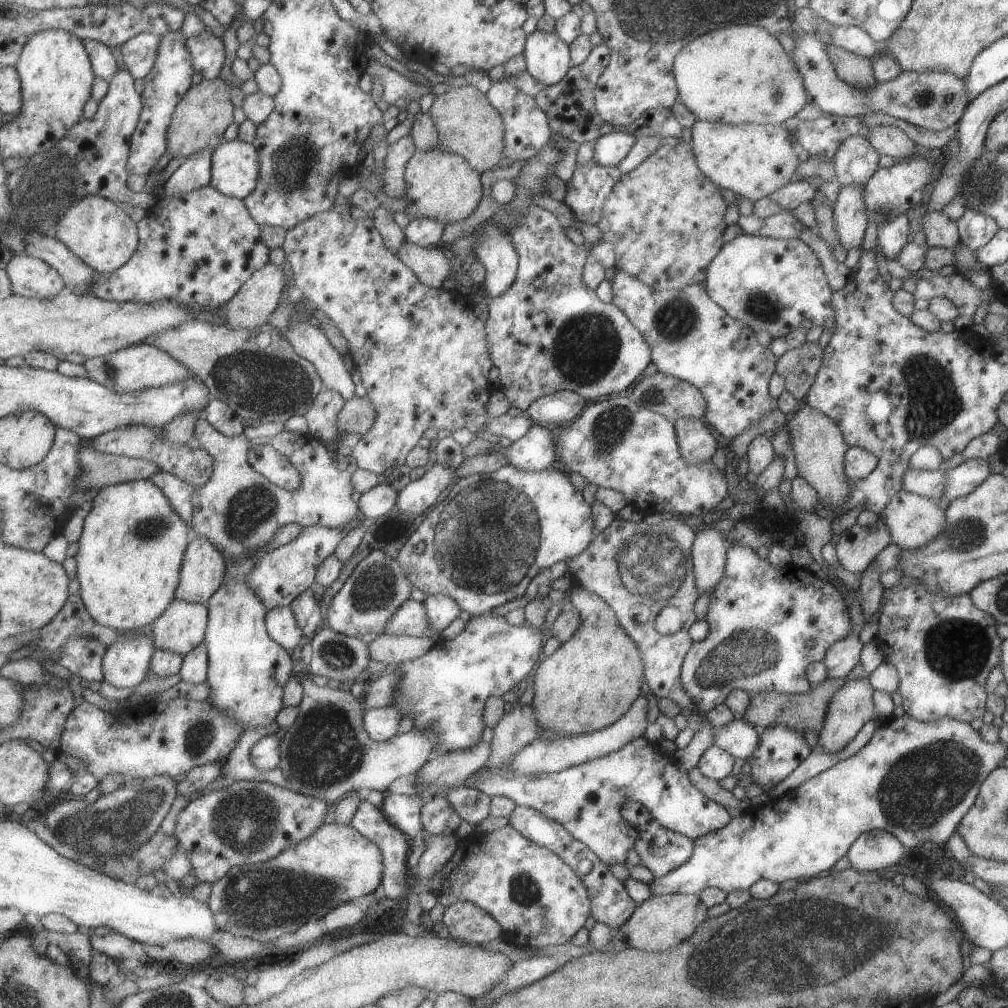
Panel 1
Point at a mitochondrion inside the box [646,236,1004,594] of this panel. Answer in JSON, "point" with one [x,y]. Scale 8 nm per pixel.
{"point":[933,404]}

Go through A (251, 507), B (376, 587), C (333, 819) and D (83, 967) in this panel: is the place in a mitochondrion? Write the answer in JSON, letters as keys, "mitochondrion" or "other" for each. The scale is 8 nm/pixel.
{"A":"mitochondrion","B":"mitochondrion","C":"other","D":"other"}

